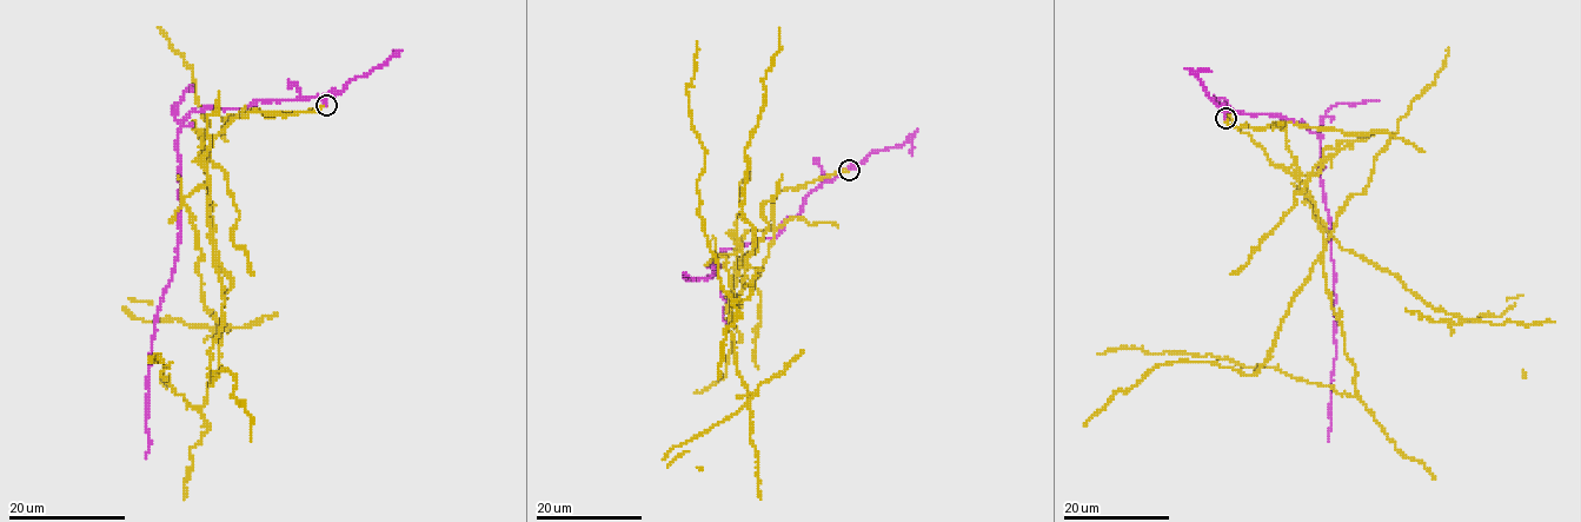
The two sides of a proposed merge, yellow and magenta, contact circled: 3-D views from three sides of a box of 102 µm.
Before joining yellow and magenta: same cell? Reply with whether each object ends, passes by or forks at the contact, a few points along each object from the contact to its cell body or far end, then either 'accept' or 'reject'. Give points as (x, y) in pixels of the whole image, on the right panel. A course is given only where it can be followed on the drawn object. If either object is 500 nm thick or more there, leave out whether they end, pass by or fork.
yellow ends; magenta ends; course yellow (1227, 118), (1236, 127), (1281, 123), (1287, 133), (1323, 233), (1322, 273), (1357, 392), (1206, 354), (1097, 354); course magenta (1226, 118), (1227, 111), (1283, 116), (1320, 138), (1319, 176), (1334, 275), (1328, 441); reject

